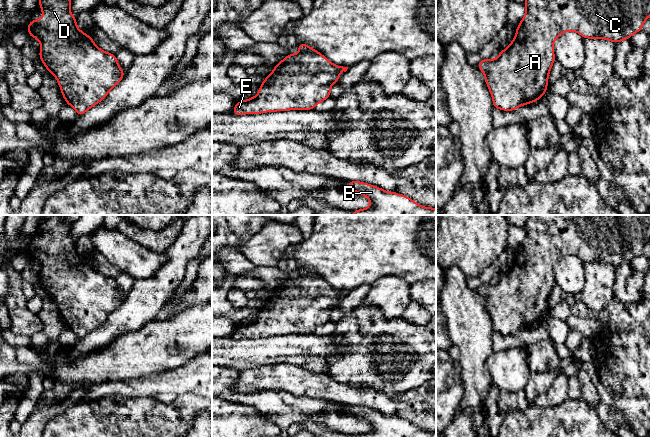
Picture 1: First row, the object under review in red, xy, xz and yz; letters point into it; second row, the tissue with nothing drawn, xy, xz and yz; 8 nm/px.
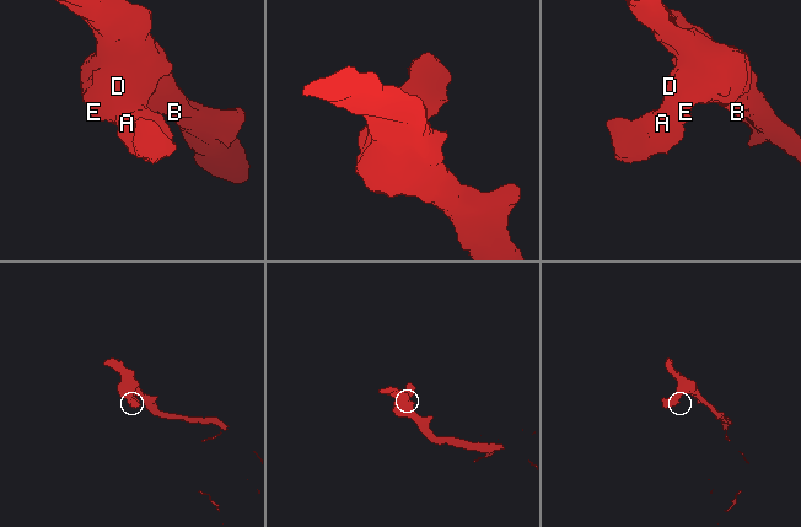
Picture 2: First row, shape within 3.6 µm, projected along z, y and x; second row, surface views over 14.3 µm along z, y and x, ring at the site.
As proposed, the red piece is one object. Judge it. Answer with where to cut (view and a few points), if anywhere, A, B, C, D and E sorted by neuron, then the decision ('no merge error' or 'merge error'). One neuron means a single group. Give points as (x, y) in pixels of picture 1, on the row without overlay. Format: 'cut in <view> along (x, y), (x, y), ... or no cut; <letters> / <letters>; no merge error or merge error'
no cut; A B C D E; no merge error

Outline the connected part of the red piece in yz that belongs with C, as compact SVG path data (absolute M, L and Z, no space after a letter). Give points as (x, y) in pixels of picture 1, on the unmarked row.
M528 215L524 228L526 237L517 250L515 262L510 270L502 274L496 284L482 283L477 288L485 299L494 334L499 332L503 335L513 335L541 323L547 315L548 300L556 284L553 266L560 258L575 255L584 263L606 263L617 268L642 255L644 245L650 242L650 215Z

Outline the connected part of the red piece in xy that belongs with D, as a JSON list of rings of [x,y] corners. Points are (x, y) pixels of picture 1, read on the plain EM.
[[[49,215],[40,219],[38,227],[42,232],[43,243],[31,245],[27,254],[30,261],[41,266],[38,282],[57,303],[66,328],[81,340],[107,320],[123,303],[126,294],[121,295],[116,279],[98,272],[90,259],[77,252],[76,240],[70,237],[72,224],[64,215]]]

